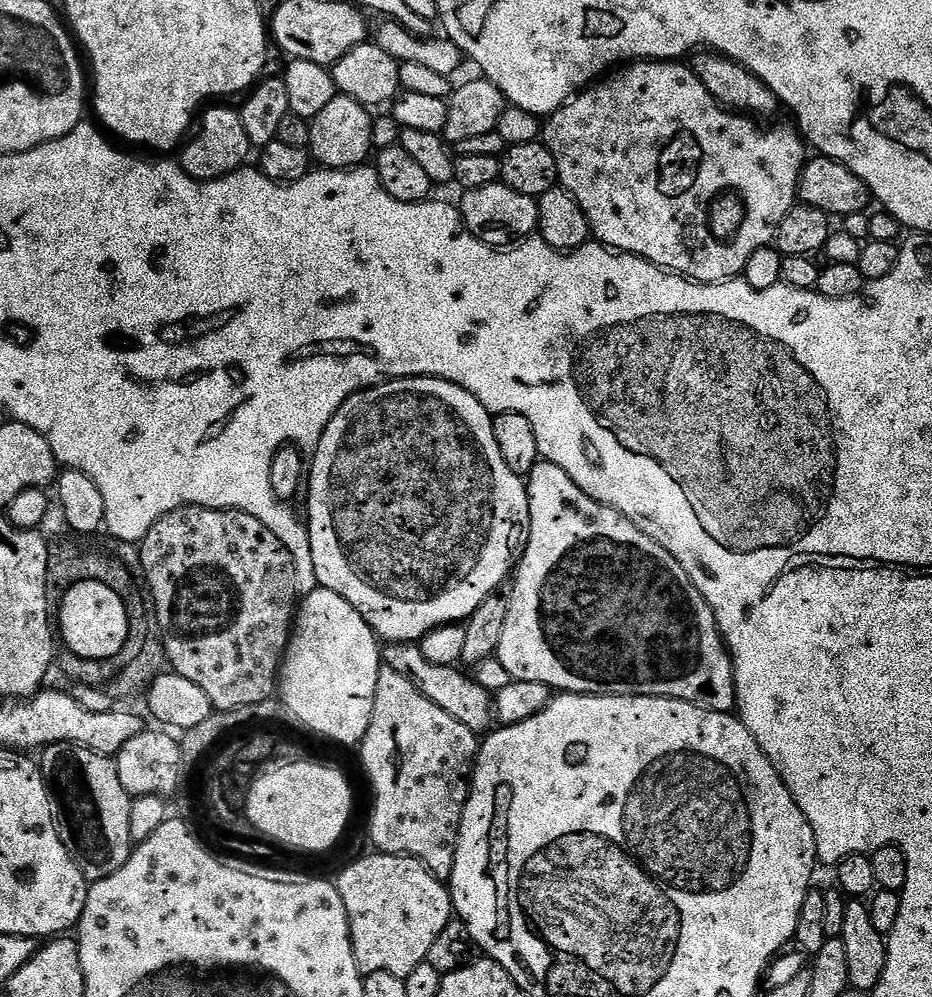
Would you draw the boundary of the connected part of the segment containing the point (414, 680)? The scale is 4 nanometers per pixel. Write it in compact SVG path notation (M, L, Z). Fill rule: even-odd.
M419 643L388 644L383 649L382 660L387 668L394 670L394 674L406 678L406 682L410 682L423 696L430 698L434 706L442 706L442 710L446 710L450 718L458 718L458 722L462 722L462 726L470 731L484 734L493 727L493 693L487 692L474 678L462 676L457 667L434 666L434 662L426 662L426 658L422 658Z

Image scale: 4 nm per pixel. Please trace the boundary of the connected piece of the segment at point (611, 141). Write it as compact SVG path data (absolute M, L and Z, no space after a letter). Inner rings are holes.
M641 60L629 63L613 71L607 78L593 83L583 92L573 96L568 103L563 104L557 112L547 117L542 124L542 143L550 150L550 154L554 154L554 162L558 166L560 175L559 187L567 190L578 202L578 206L582 206L582 214L586 214L591 235L604 247L626 252L630 256L637 256L664 269L665 272L674 272L678 276L683 276L685 280L695 280L697 284L722 284L726 280L737 279L743 273L746 262L750 254L754 254L754 250L762 250L775 241L776 231L782 218L786 218L786 214L790 214L790 210L798 202L800 176L804 173L806 141L799 131L792 126L787 128L784 124L776 124L773 128L759 128L755 122L757 121L751 115L731 111L720 104L706 90L706 86L696 77L687 63ZM724 188L736 188L738 192L742 192L742 202L746 202L750 208L750 214L748 214L750 216L750 228L748 228L750 242L746 244L750 254L736 254L730 242L726 242L726 238L720 238L714 232L716 228L712 226L712 218L716 218L716 206L710 206L708 202L718 202L714 200L716 196L728 196Z

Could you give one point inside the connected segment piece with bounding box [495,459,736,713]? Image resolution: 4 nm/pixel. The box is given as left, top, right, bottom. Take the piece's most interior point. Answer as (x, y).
(598, 608)

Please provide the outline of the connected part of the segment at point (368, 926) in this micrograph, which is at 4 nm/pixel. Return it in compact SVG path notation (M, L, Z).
M371 855L346 865L341 870L340 877L335 877L334 880L342 898L342 906L346 906L356 965L364 974L385 972L395 976L409 976L419 964L427 961L430 946L434 946L438 934L442 934L449 920L453 919L452 894L445 881L437 878L426 865L414 858Z

